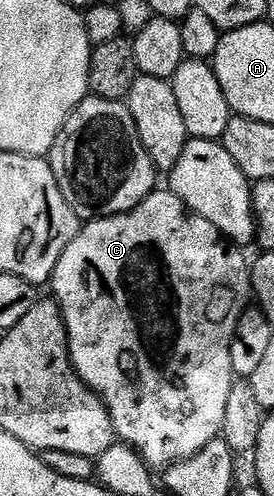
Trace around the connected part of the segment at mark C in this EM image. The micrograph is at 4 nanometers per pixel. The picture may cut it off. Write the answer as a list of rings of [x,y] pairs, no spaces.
[[[166,188],[155,189],[154,193],[149,194],[145,200],[139,204],[135,210],[129,210],[127,214],[117,214],[116,216],[108,216],[107,218],[95,218],[87,221],[81,227],[76,236],[76,240],[72,240],[72,244],[68,244],[68,248],[64,248],[64,256],[60,256],[60,260],[54,269],[54,276],[52,279],[52,287],[54,286],[54,294],[52,294],[53,301],[58,303],[59,308],[62,309],[62,319],[66,325],[66,334],[70,338],[70,362],[74,365],[74,371],[77,372],[79,378],[89,390],[93,390],[106,406],[106,411],[110,413],[110,419],[114,425],[114,433],[119,443],[126,443],[134,449],[140,457],[153,468],[155,471],[165,471],[167,466],[172,464],[180,464],[180,460],[188,460],[190,456],[196,456],[196,452],[200,452],[200,448],[208,448],[208,444],[212,444],[212,440],[220,437],[222,432],[222,425],[224,424],[224,411],[228,405],[228,392],[232,392],[236,375],[232,368],[232,340],[236,332],[236,324],[240,320],[242,313],[251,305],[252,302],[252,287],[250,284],[250,268],[251,263],[246,262],[246,258],[241,249],[235,248],[231,243],[227,242],[222,237],[222,233],[217,230],[212,224],[208,224],[208,220],[204,220],[199,214],[194,214],[186,205],[176,197],[173,192]]]

